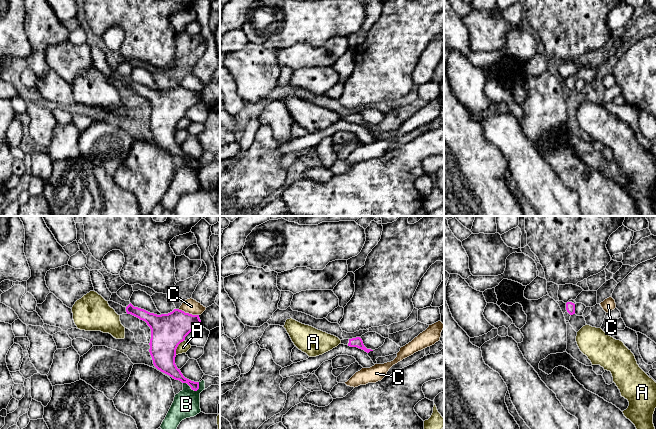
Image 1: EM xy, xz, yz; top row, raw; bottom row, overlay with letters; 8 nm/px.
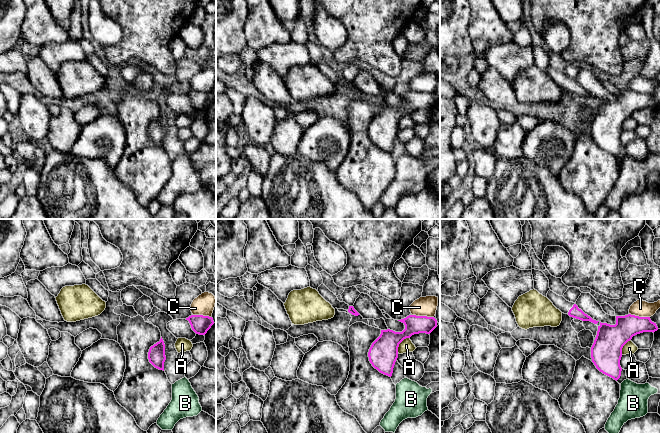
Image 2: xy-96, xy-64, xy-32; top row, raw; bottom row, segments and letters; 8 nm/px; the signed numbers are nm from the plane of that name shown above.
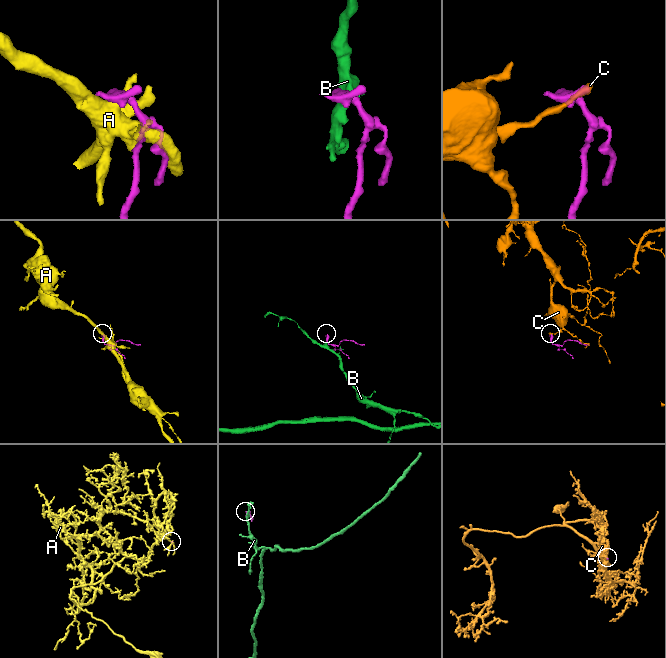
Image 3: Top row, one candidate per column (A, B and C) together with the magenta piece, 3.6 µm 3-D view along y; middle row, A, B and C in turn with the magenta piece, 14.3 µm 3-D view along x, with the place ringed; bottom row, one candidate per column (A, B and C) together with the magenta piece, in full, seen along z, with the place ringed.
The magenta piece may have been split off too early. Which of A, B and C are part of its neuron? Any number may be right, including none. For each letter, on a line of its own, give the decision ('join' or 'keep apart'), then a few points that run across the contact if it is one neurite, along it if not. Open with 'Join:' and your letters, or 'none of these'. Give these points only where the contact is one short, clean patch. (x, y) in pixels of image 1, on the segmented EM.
Join: none of these
A: keep apart
B: keep apart; line xy (183, 382), (194, 390), (199, 388)
C: keep apart; line xy (178, 309), (198, 315)

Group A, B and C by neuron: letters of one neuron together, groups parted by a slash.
A / B / C

